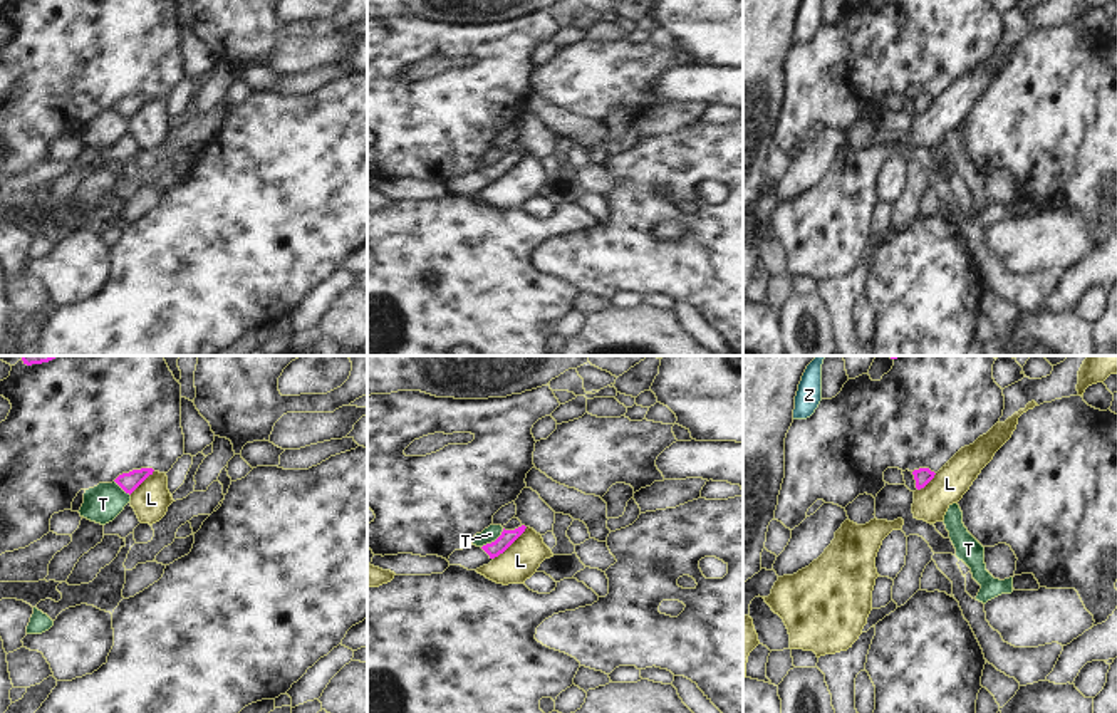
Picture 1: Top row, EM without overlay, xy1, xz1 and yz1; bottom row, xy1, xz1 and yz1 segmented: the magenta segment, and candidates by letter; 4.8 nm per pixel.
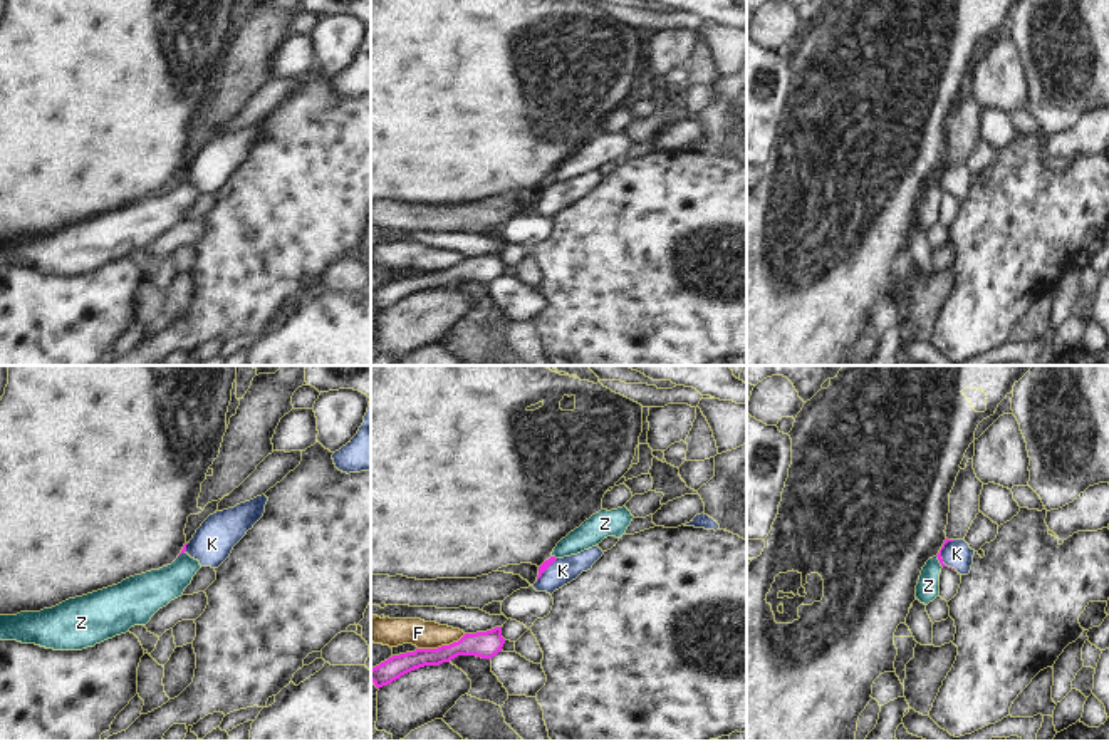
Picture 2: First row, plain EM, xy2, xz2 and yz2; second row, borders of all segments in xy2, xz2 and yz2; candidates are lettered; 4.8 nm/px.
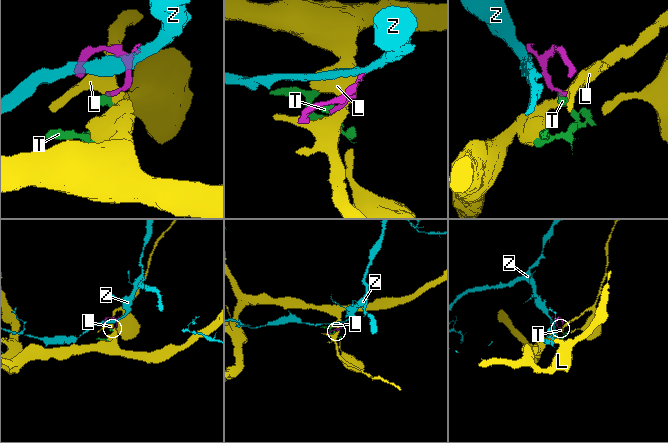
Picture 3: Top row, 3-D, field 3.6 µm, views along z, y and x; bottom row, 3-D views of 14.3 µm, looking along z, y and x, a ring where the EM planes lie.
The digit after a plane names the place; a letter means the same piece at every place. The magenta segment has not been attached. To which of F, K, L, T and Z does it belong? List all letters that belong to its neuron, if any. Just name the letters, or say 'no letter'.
K

